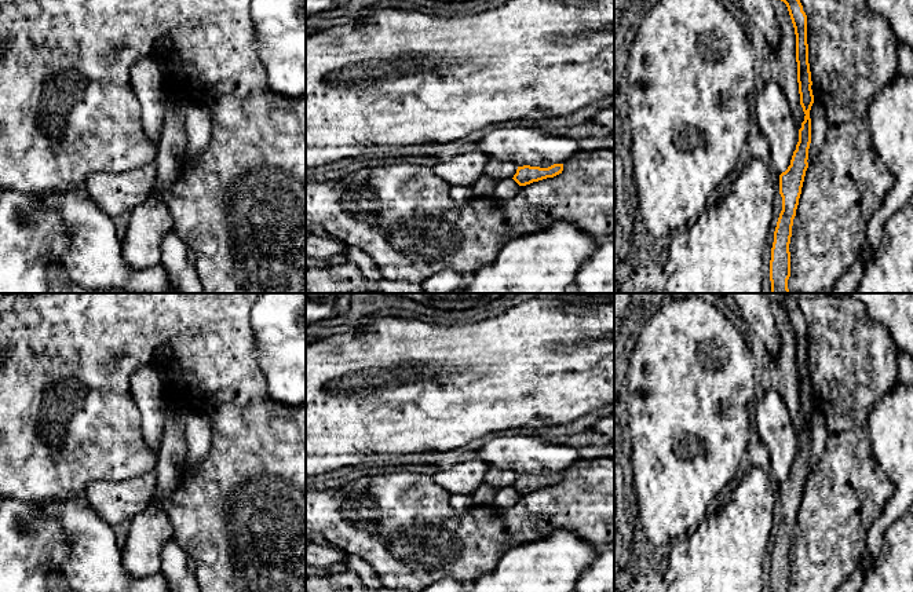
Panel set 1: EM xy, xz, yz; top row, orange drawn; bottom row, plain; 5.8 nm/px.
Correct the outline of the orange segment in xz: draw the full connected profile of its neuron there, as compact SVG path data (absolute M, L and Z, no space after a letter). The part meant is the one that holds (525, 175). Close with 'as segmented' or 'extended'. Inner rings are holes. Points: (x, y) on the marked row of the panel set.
M554 164L548 168L540 168L540 167L530 167L530 165L523 165L518 167L516 173L514 175L514 180L519 186L526 186L533 182L538 182L547 178L554 178L563 171L563 164Z; as segmented

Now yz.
M781 0L786 4L796 34L796 62L800 105L804 112L804 121L799 129L799 142L793 151L790 165L779 175L779 194L782 211L774 231L774 242L770 260L771 293L789 293L788 279L790 277L790 252L793 219L799 205L801 187L808 168L808 149L811 143L810 110L814 103L812 81L808 63L807 44L807 15L800 0Z; as segmented

